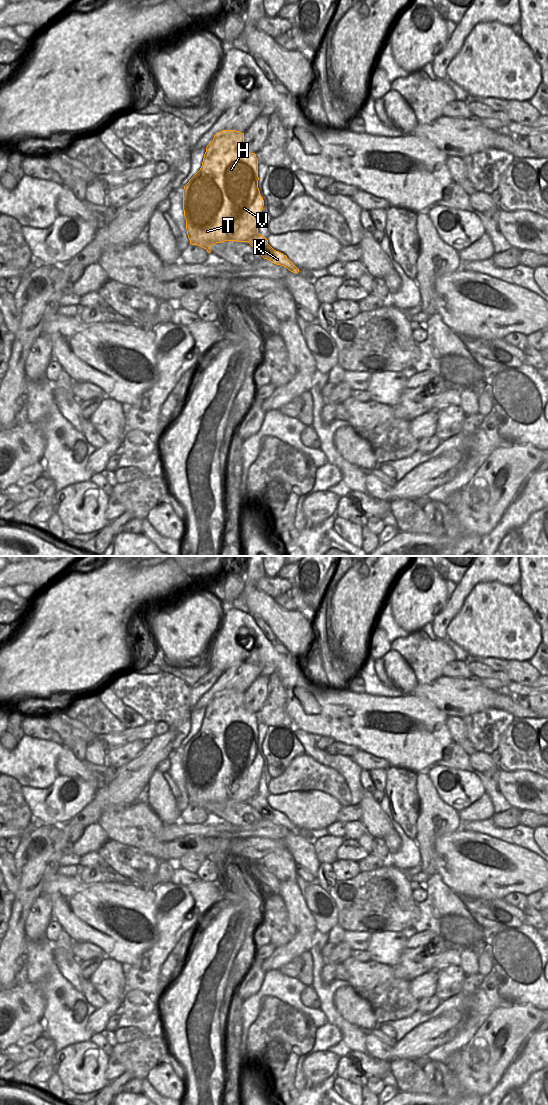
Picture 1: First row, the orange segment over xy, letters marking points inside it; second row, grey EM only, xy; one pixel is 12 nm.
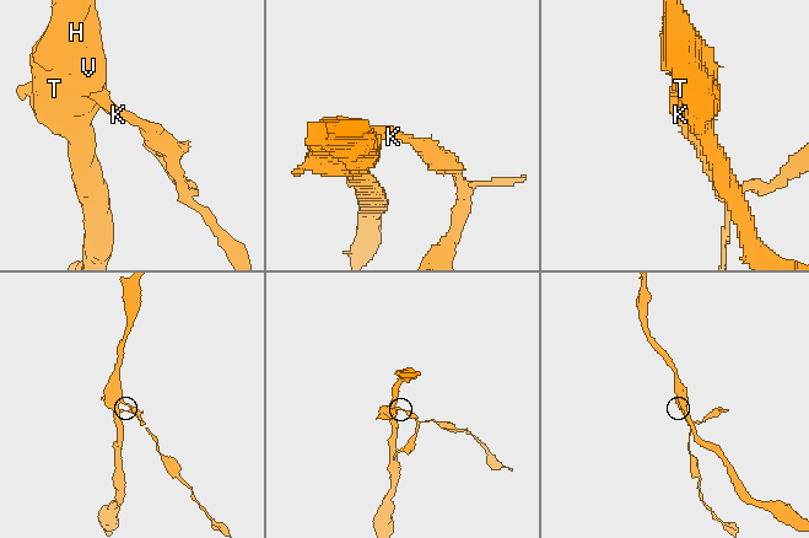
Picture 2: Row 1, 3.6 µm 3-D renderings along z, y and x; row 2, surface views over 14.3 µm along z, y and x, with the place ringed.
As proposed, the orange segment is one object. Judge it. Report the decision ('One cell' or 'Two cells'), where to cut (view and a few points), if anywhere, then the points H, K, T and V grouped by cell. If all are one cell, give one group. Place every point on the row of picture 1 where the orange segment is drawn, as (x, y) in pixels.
Two cells. Split along xy (257, 233), (246, 241). Groups: H T V / K

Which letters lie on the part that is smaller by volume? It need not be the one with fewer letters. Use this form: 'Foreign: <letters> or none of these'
Foreign: K

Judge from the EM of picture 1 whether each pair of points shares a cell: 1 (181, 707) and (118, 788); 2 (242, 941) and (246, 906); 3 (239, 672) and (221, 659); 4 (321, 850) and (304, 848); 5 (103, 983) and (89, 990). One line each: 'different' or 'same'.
1: different
2: same
3: different
4: different
5: different

